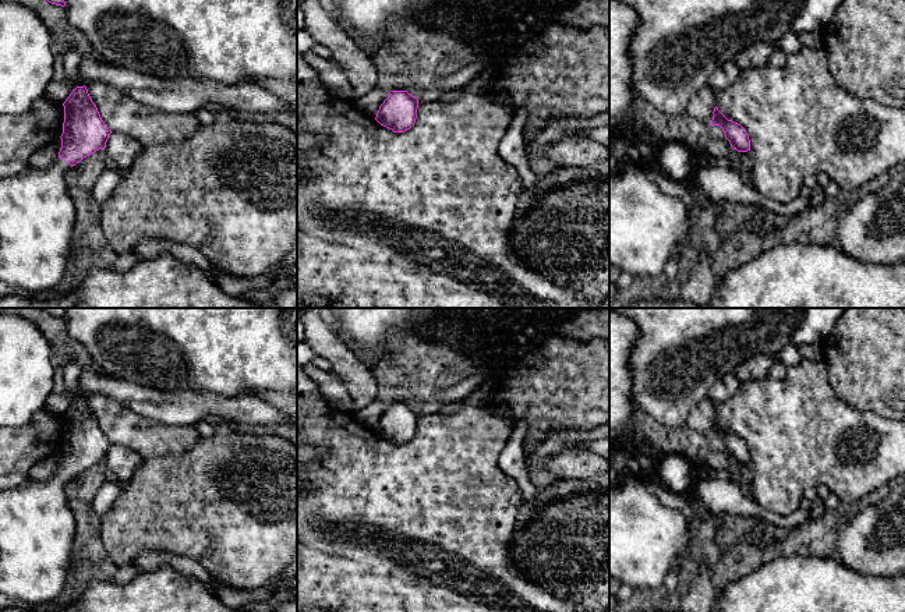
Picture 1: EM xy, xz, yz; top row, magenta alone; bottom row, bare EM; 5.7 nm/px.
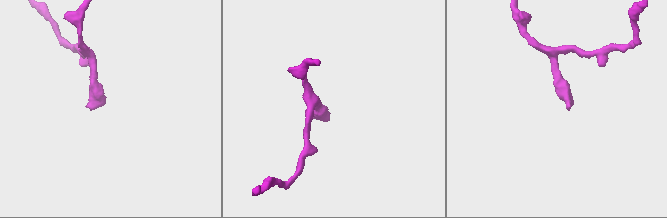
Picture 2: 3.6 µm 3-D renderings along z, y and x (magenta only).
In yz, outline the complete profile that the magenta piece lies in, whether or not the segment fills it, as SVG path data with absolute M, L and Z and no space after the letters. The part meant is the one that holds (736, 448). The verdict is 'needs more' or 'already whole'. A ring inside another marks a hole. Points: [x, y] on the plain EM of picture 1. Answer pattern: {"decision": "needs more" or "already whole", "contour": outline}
{"decision": "already whole", "contour": "M715 418L713 424L713 432L710 434L710 438L720 438L725 446L725 450L729 453L731 459L736 461L738 464L747 464L750 463L750 452L746 445L746 442L732 434L728 432Z"}

